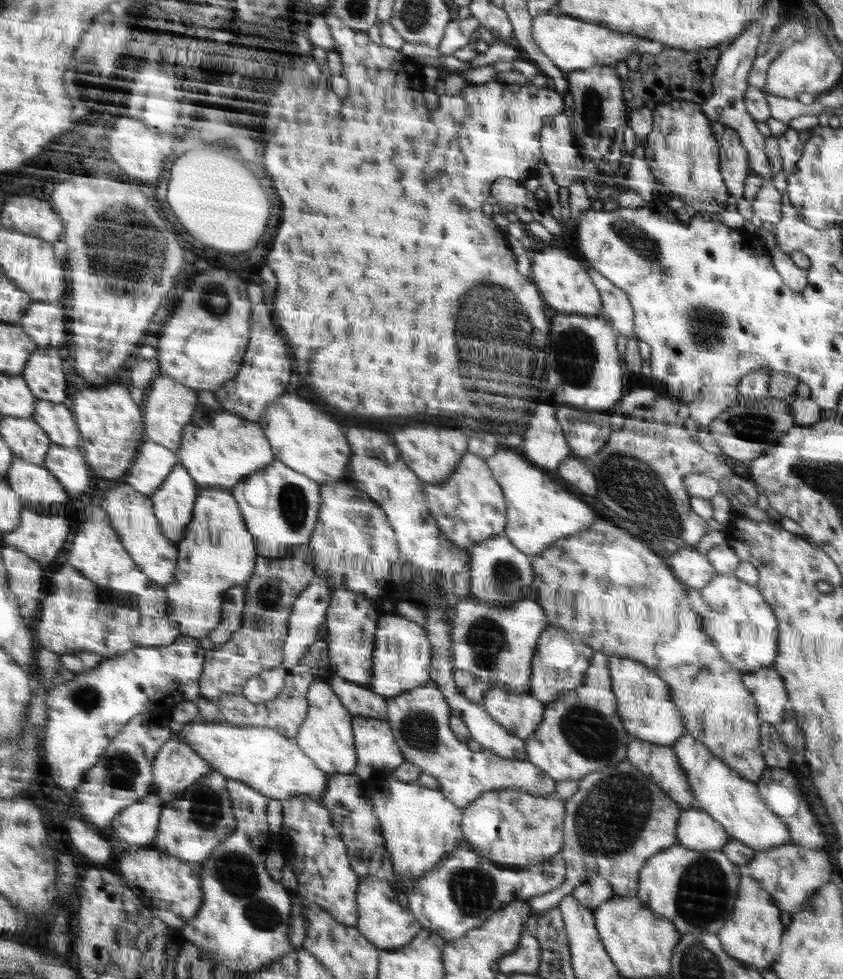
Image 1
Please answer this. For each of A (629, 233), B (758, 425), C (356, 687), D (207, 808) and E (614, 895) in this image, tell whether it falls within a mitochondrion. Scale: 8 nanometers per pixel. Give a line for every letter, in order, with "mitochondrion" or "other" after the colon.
A: mitochondrion
B: mitochondrion
C: other
D: mitochondrion
E: other

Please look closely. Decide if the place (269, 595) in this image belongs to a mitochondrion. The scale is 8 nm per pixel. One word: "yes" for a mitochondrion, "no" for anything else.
yes

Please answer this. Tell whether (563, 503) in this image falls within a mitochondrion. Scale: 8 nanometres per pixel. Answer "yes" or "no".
no

